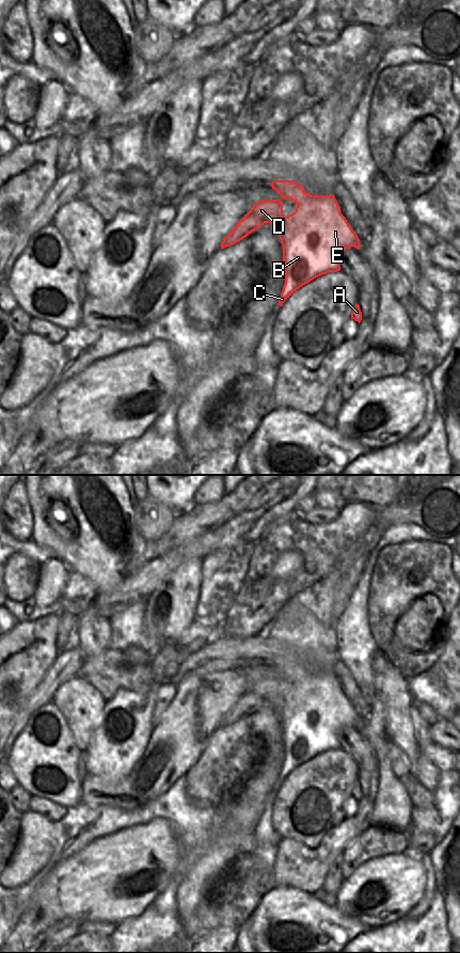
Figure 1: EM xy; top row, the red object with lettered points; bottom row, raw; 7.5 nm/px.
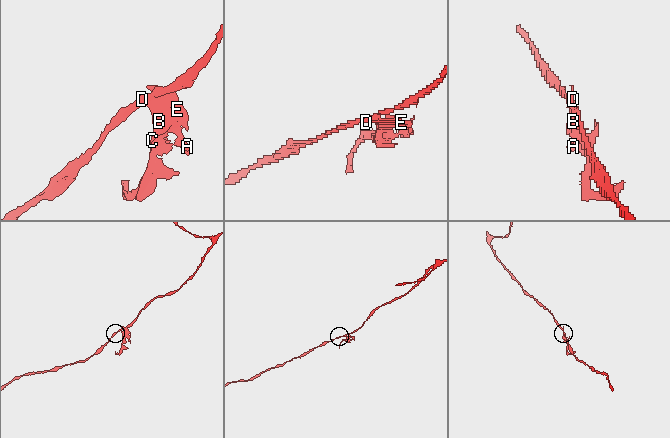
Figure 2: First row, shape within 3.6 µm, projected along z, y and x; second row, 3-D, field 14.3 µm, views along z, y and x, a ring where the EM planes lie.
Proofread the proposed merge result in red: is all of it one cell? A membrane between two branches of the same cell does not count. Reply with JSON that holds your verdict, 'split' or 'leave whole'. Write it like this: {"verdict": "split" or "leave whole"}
{"verdict": "split"}

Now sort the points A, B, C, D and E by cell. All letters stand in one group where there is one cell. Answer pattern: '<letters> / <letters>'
A B C E / D

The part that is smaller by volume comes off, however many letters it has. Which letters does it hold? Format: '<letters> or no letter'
A, B, C, E.

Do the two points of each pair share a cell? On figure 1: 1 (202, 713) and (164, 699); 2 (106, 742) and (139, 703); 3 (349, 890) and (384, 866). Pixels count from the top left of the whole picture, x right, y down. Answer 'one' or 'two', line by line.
1: two
2: one
3: one

